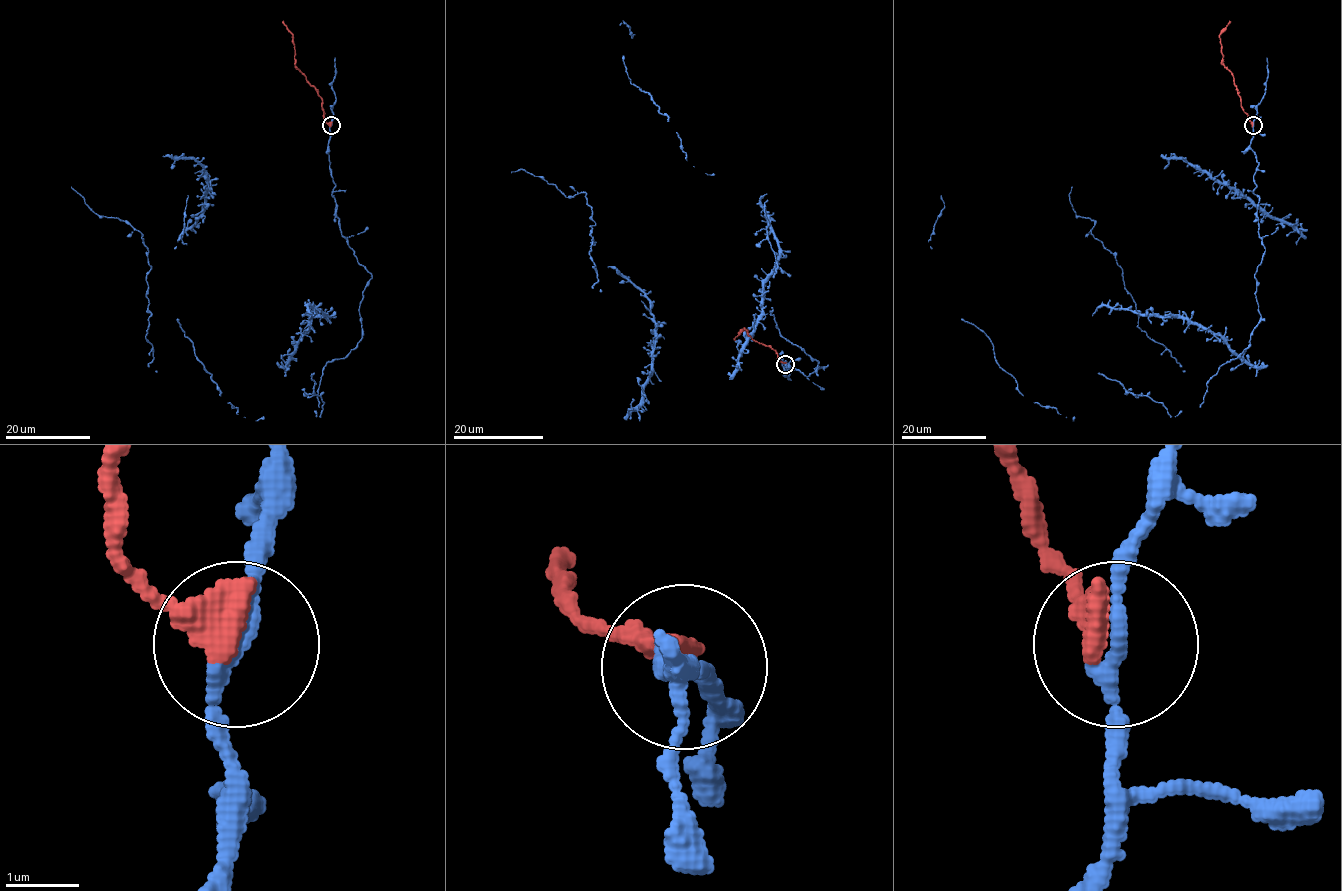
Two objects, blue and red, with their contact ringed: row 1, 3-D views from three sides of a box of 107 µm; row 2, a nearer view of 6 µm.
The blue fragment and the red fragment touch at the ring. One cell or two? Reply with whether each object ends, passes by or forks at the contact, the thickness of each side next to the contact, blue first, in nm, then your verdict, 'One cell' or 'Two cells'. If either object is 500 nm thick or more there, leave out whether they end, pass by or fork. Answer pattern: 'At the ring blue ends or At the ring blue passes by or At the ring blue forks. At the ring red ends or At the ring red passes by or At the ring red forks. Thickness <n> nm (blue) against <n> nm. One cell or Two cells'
At the ring blue passes by. At the ring red ends. Thickness 180 nm (blue) against 460 nm. Two cells

